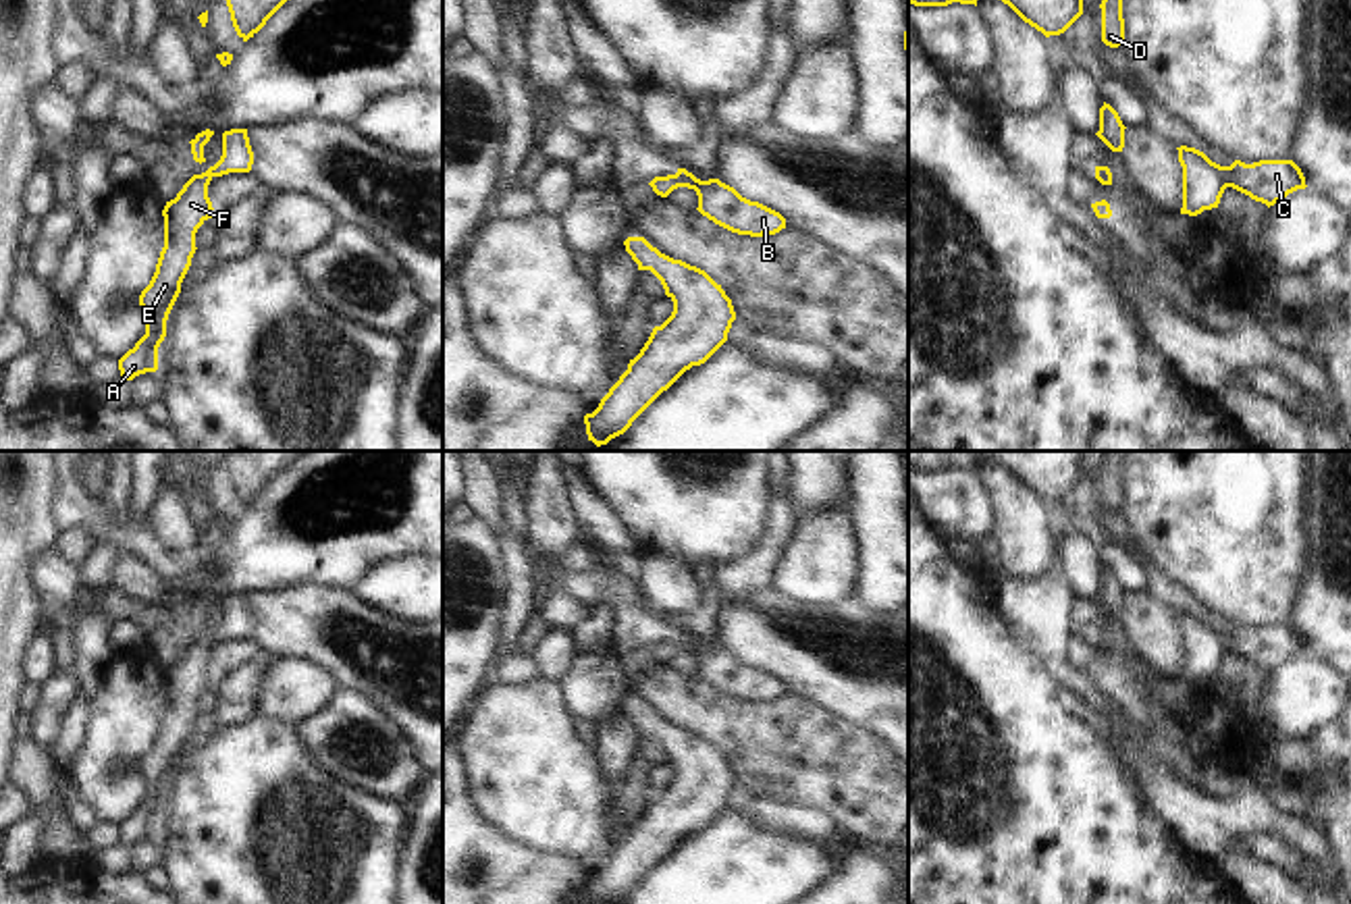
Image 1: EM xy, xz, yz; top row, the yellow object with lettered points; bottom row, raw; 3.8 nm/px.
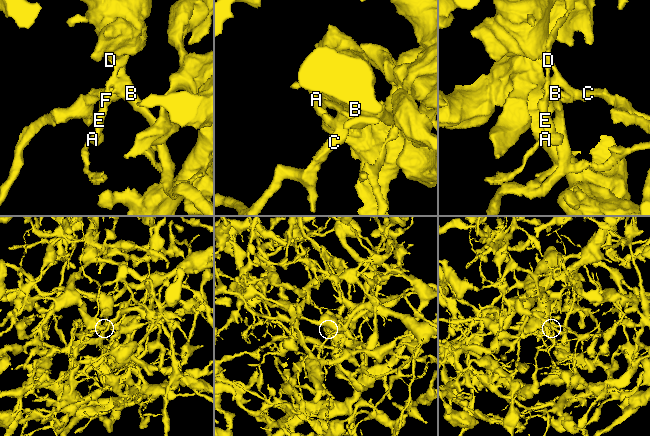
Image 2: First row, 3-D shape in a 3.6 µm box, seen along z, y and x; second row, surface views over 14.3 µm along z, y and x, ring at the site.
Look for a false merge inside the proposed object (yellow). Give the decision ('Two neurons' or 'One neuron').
Two neurons.

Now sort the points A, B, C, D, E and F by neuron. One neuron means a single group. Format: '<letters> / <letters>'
A D E F / B C

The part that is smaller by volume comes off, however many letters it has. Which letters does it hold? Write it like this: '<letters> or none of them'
B, C

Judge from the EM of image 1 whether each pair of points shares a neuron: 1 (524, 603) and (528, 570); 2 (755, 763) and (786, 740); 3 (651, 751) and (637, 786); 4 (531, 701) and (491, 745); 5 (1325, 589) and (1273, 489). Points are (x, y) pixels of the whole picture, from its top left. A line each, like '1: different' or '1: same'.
1: same
2: same
3: same
4: same
5: different

